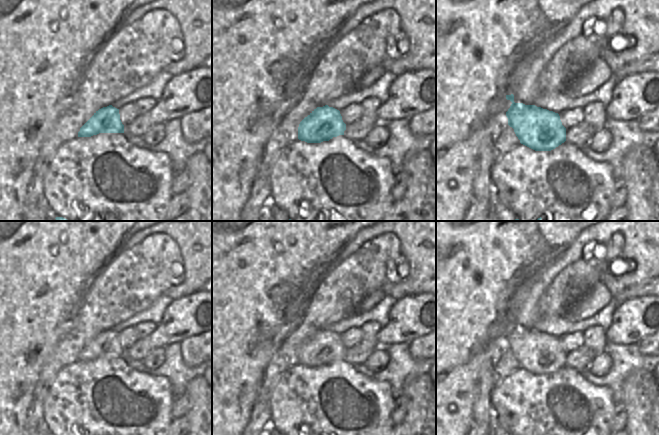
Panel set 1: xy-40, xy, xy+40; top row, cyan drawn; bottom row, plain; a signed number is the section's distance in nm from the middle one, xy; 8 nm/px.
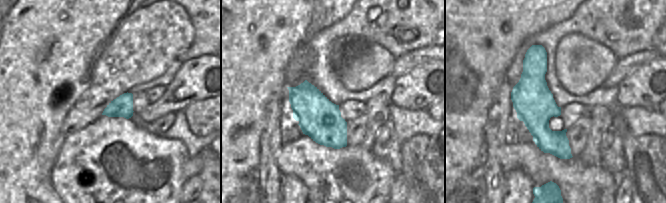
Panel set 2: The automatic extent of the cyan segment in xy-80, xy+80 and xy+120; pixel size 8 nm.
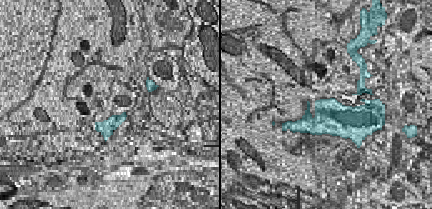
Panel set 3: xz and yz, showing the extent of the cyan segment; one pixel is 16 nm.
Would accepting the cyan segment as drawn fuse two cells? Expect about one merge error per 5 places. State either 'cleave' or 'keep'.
cleave

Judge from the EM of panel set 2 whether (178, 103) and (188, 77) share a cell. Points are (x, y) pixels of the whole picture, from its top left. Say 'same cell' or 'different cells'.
same cell

